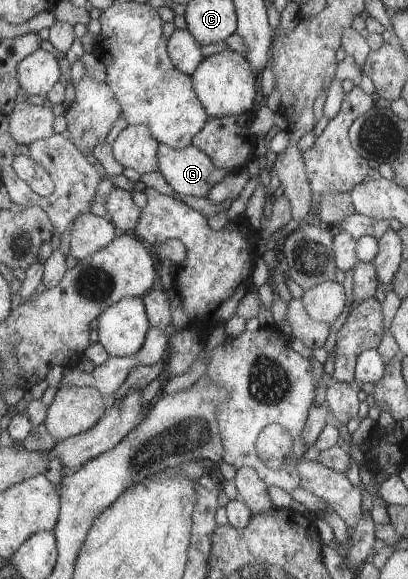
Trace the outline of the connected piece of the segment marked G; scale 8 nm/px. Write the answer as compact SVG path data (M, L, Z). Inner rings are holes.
M158 144L158 169L170 187L180 195L205 197L229 171L219 168L206 152L194 145L178 150Z

